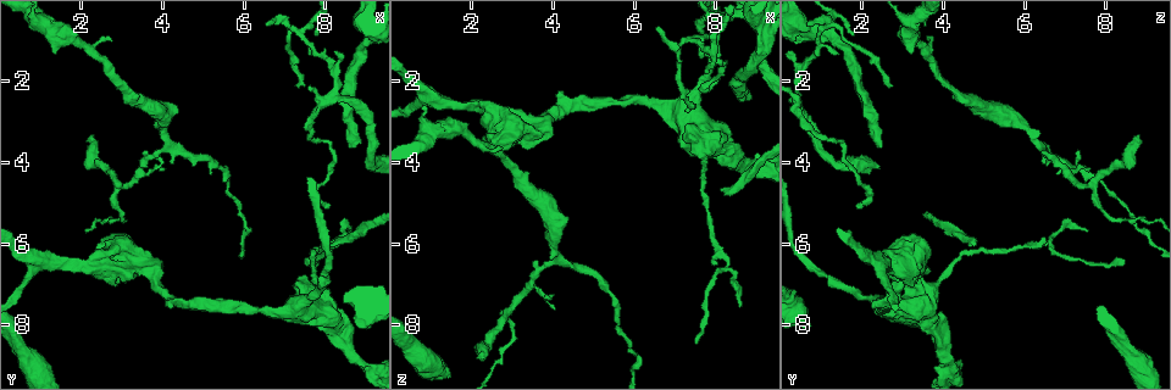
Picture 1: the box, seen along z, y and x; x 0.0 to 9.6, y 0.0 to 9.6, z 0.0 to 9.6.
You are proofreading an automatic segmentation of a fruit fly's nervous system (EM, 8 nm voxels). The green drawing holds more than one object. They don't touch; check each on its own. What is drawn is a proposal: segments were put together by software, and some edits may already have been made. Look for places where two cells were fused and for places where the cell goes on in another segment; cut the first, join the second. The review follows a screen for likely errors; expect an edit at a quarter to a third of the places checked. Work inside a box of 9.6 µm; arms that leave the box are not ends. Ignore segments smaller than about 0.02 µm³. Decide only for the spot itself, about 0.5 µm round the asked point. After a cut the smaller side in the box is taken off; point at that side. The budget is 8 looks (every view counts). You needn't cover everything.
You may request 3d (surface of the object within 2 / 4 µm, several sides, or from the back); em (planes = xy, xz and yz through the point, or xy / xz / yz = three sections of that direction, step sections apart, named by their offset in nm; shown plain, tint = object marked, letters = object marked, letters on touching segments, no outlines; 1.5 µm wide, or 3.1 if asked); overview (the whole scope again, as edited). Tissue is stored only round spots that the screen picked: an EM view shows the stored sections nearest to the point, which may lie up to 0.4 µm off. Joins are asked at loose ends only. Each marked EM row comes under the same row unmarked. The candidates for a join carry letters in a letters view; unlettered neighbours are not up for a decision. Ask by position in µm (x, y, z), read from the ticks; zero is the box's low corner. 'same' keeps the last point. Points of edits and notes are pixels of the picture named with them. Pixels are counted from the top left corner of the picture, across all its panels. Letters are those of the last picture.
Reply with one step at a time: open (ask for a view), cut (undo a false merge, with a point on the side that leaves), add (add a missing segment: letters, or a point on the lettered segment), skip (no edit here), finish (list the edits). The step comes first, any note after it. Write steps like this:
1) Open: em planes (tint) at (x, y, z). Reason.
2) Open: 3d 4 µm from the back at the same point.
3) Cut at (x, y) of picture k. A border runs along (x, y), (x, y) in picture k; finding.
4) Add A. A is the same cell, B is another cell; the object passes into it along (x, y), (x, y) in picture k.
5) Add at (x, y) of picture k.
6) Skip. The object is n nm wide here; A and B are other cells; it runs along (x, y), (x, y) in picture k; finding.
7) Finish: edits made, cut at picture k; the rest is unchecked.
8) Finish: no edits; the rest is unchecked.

Open: em planes (letters) at (9.00, 7.95, 0.75). Free end.

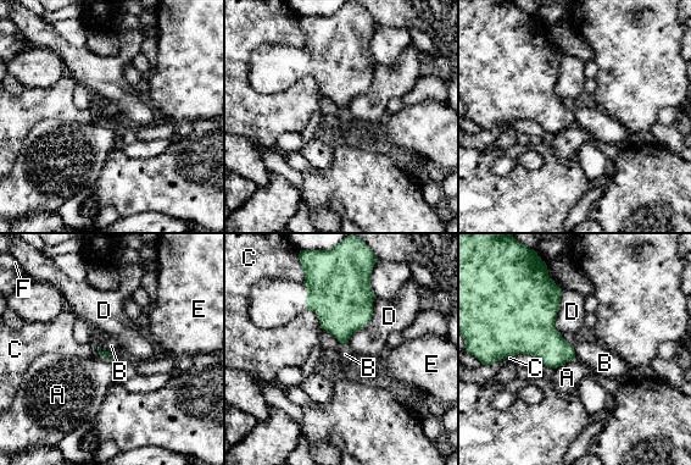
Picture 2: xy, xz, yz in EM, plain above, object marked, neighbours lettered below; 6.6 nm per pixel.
Skip. A, B, C, D, E and F are other cells; a border runs along (98, 350), (113, 354) in picture 2; none of them fits.

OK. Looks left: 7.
Open: em yz step 4 (tint) at (8.70, 3.60, 2.40). Branch stops here.

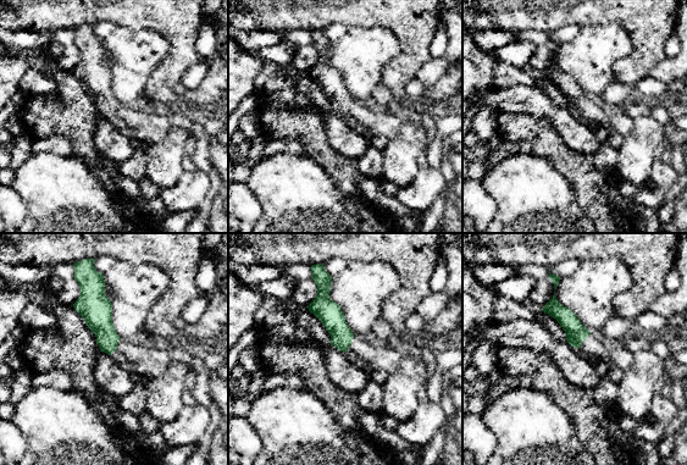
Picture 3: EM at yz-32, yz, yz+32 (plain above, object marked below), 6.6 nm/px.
Open: em planes (letters) at the same point.

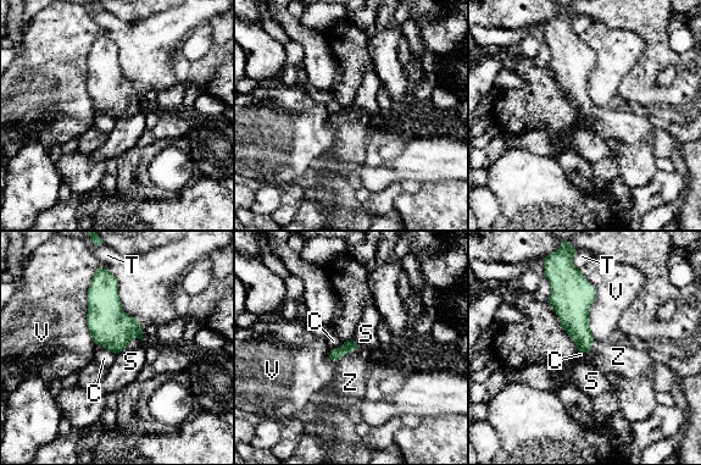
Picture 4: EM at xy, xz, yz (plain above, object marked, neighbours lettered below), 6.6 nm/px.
Add Z. Z is the same cell, C, S, T and V are other cells; the object passes into it along (335, 354), (348, 353), (350, 382) in picture 4; it goes on there.

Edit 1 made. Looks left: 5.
Open: em planes (letters) at (7.30, 2.15, 2.75). Tapers out.

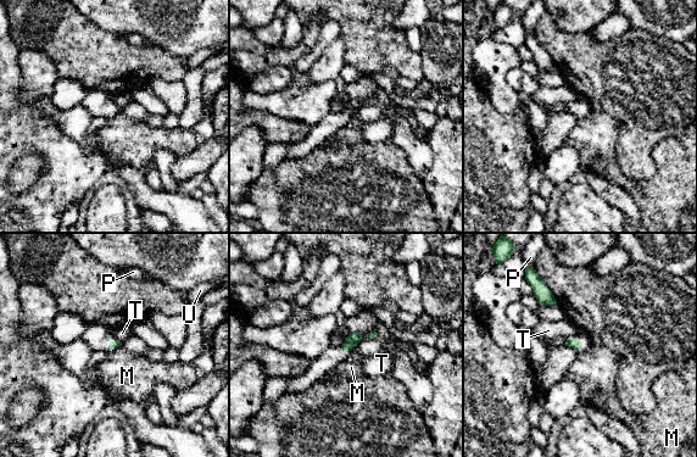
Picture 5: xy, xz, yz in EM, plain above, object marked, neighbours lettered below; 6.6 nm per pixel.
Skip. M, P, T and U are other cells; a border runs along (355, 345), (350, 351) in picture 5; no lettered segment goes on from it.

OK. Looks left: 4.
Finish: edits made, add at picture 4; the rest is unchecked.

